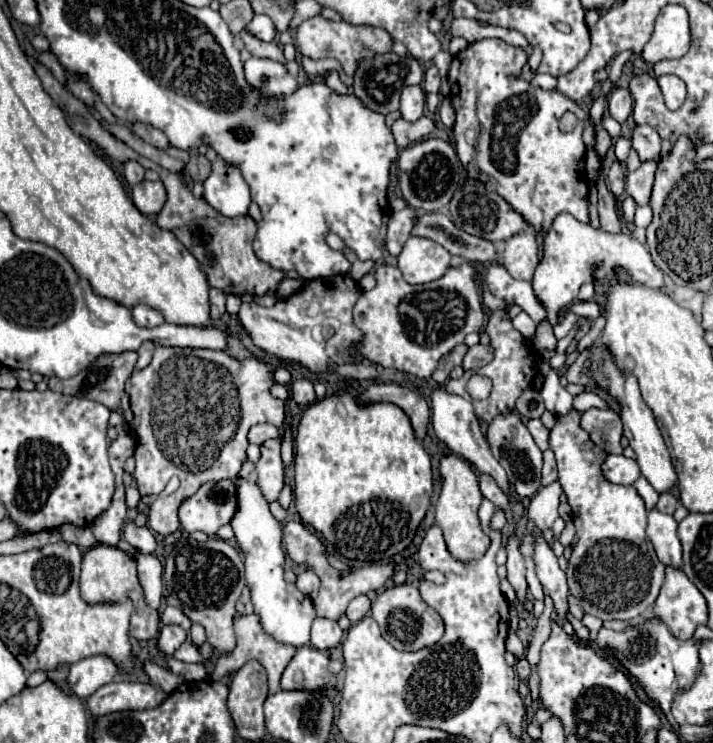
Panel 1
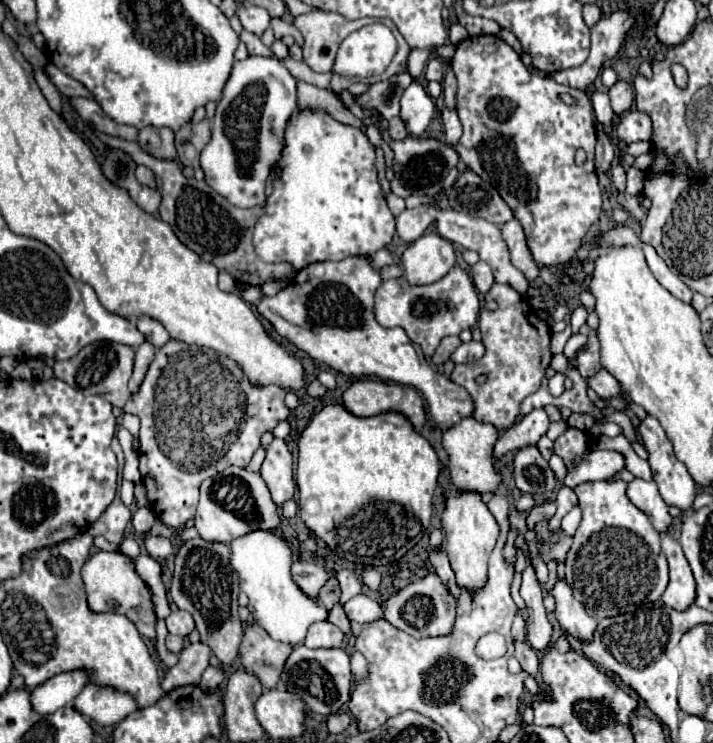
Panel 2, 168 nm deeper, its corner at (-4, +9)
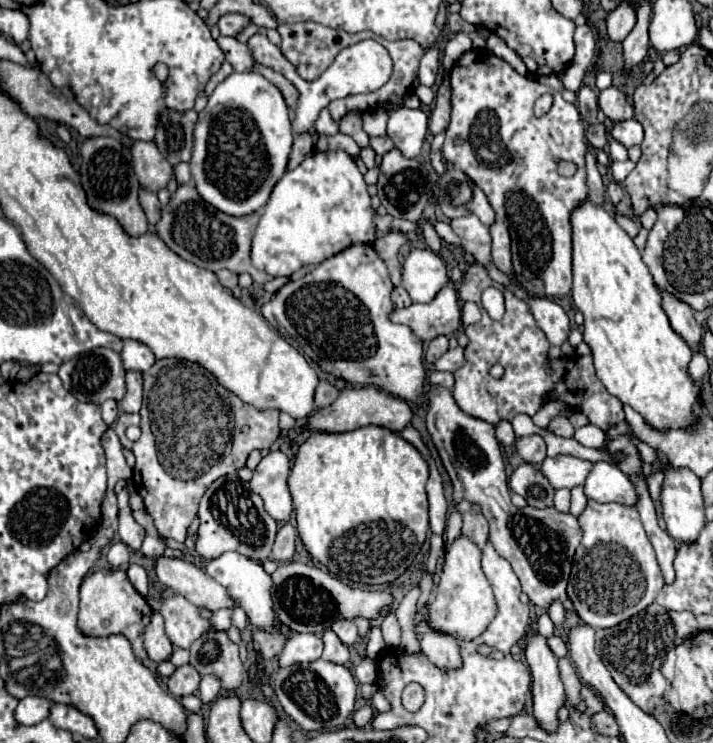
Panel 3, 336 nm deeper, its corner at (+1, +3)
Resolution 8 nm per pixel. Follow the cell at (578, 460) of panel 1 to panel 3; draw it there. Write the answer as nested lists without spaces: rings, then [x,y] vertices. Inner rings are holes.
[[[589,500],[577,518],[583,530],[567,582],[567,596],[579,618],[593,628],[611,628],[655,602],[665,586],[655,550],[633,506]]]

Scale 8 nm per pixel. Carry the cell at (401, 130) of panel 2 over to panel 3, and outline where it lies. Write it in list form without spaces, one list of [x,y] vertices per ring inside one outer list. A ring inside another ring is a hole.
[[[377,136],[377,138],[371,138],[371,148],[373,148],[377,154],[383,156],[385,152],[393,150],[395,144],[393,144],[393,140],[391,140],[389,136]]]

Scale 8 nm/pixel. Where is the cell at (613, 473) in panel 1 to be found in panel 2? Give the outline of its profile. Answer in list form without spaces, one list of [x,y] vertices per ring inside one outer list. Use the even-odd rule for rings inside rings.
[[[590,450],[584,458],[576,460],[574,470],[566,472],[564,484],[574,488],[582,482],[606,480],[624,468],[624,456],[612,450]]]

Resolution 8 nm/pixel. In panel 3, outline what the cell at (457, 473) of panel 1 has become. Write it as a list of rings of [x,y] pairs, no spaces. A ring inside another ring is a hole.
[[[463,534],[455,538],[453,544],[449,544],[441,570],[439,590],[429,604],[429,622],[431,626],[435,626],[435,630],[455,634],[455,638],[471,640],[479,636],[495,616],[495,598],[491,592],[491,584],[483,574],[481,558],[481,548]]]

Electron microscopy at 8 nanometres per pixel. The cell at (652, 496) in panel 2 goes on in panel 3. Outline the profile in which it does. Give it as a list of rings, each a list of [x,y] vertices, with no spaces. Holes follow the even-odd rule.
[[[597,462],[593,466],[585,482],[585,494],[597,502],[617,502],[623,506],[637,506],[639,502],[631,478],[607,462]]]

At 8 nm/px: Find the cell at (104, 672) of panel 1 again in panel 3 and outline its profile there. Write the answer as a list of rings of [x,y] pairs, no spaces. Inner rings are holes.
[[[27,696],[19,702],[19,706],[15,710],[15,718],[17,718],[19,724],[33,726],[33,724],[39,724],[41,720],[49,718],[49,708],[51,706],[53,706],[53,702],[49,698]]]

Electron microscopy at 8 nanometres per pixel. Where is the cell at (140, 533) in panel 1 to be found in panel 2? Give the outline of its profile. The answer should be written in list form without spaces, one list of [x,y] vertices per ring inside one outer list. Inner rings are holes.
[[[146,536],[146,550],[148,550],[148,554],[152,556],[152,558],[156,558],[156,560],[166,560],[168,556],[172,556],[174,554],[174,546],[172,546],[172,542],[170,540],[166,540],[166,538],[156,538],[156,536]]]

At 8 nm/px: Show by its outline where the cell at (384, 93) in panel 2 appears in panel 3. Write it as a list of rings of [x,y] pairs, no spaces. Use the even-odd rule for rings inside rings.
[[[357,110],[347,112],[347,114],[339,120],[339,130],[341,130],[343,134],[349,134],[359,146],[367,146],[367,144],[369,144],[369,136],[367,136],[365,130],[363,130],[361,112],[357,112]]]

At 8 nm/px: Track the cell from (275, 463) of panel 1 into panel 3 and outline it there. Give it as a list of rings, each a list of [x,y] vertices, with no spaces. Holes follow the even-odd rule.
[[[269,452],[253,472],[251,490],[259,494],[265,502],[265,510],[277,522],[287,522],[293,510],[291,494],[287,488],[289,476],[289,458],[281,452]]]

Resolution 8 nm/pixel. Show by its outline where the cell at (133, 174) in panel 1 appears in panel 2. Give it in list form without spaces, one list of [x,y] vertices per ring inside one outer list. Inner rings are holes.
[[[138,166],[138,168],[136,168],[136,178],[138,178],[140,184],[144,184],[144,186],[148,186],[148,188],[152,188],[152,190],[158,188],[156,182],[154,182],[154,172],[152,172],[150,168],[146,168],[146,166]]]

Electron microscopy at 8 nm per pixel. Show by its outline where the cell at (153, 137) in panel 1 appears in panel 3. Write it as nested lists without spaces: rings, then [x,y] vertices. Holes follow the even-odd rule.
[[[133,142],[129,152],[133,156],[133,168],[141,186],[153,192],[167,186],[169,178],[173,176],[173,166],[167,162],[167,158],[163,158],[155,142]]]

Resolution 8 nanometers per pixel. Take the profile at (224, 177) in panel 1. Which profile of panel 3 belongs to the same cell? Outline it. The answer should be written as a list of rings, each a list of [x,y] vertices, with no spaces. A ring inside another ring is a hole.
[[[233,72],[215,88],[205,110],[199,112],[199,120],[195,126],[195,146],[189,166],[201,198],[231,216],[245,216],[261,210],[267,204],[273,186],[285,172],[291,142],[293,130],[289,120],[289,108],[281,90],[259,72]]]

